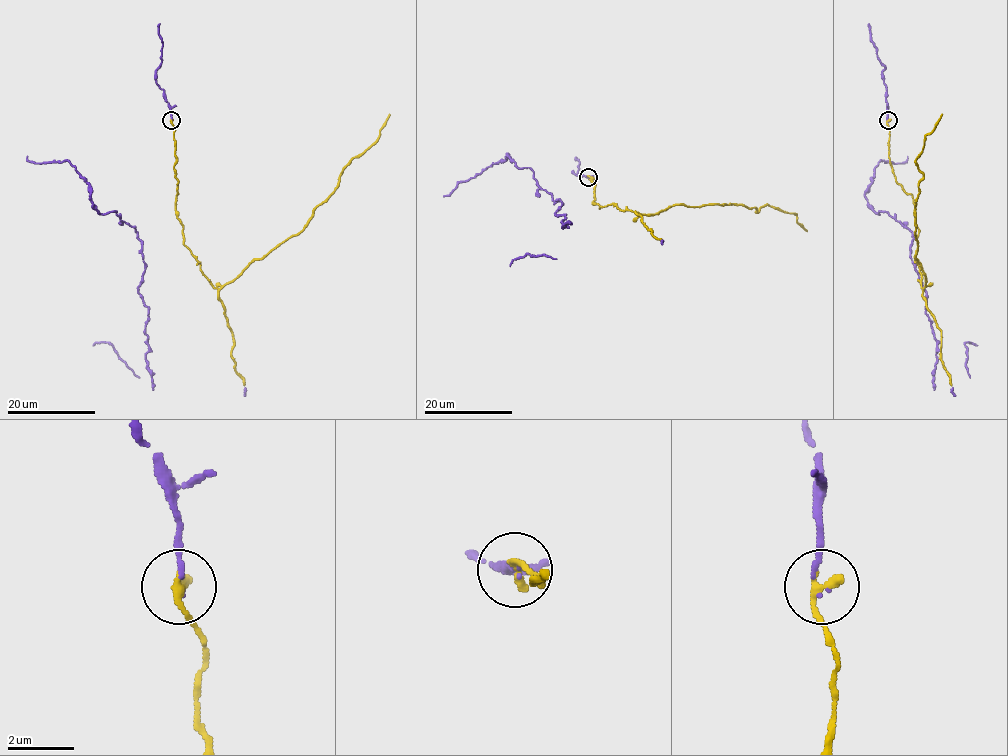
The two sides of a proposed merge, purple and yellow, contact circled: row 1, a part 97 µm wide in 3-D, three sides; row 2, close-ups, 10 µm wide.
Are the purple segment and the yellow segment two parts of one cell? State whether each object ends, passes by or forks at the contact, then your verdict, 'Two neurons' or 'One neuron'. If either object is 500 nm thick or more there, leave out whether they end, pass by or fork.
At the ring purple ends. At the ring yellow ends. One neuron

